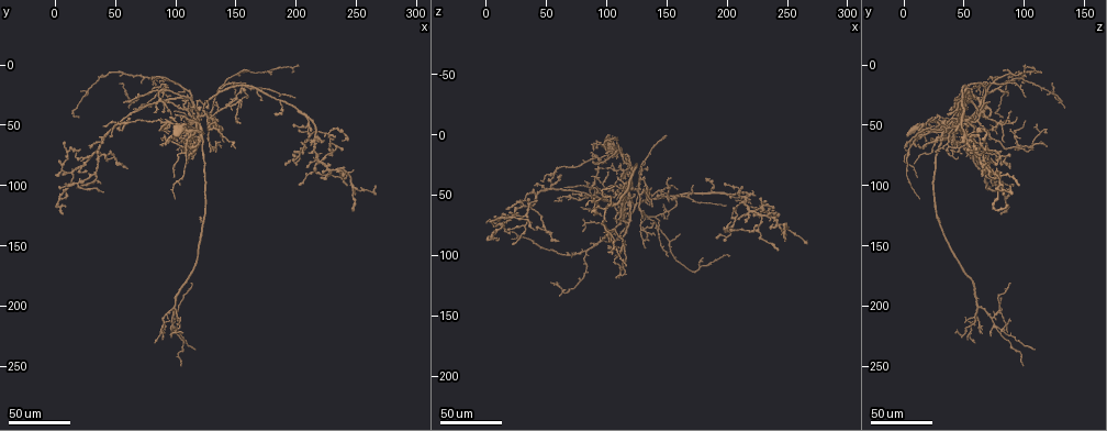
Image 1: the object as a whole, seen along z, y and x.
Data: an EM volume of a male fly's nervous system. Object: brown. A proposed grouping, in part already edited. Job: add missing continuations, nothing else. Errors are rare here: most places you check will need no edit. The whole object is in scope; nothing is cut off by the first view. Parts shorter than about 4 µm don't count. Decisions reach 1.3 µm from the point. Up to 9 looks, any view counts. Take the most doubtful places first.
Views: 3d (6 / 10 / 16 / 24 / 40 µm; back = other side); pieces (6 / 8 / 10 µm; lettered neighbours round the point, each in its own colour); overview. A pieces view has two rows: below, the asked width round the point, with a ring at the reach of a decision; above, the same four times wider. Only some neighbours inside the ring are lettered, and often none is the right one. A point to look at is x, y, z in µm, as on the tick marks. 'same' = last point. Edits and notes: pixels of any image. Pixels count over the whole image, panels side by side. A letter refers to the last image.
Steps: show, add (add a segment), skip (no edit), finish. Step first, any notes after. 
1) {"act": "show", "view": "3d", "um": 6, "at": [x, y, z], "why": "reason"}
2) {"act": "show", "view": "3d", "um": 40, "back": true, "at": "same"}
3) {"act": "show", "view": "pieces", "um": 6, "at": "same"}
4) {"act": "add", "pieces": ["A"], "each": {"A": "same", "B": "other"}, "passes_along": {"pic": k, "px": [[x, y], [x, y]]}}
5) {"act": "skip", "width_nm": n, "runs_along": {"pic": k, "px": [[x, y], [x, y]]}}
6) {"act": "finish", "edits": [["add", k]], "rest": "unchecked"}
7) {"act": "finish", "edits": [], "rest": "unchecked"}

{"act": "show", "view": "3d", "um": 40, "at": [104, 64, 28], "why": "branch stops here"}

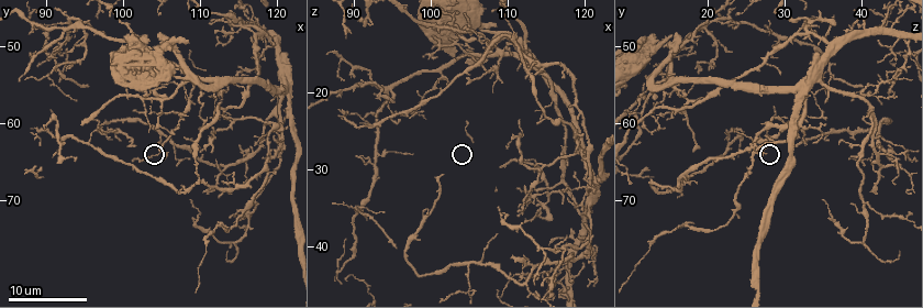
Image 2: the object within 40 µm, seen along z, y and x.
{"act": "show", "view": "pieces", "um": 10, "at": [101.5, 63.0, 31.0]}

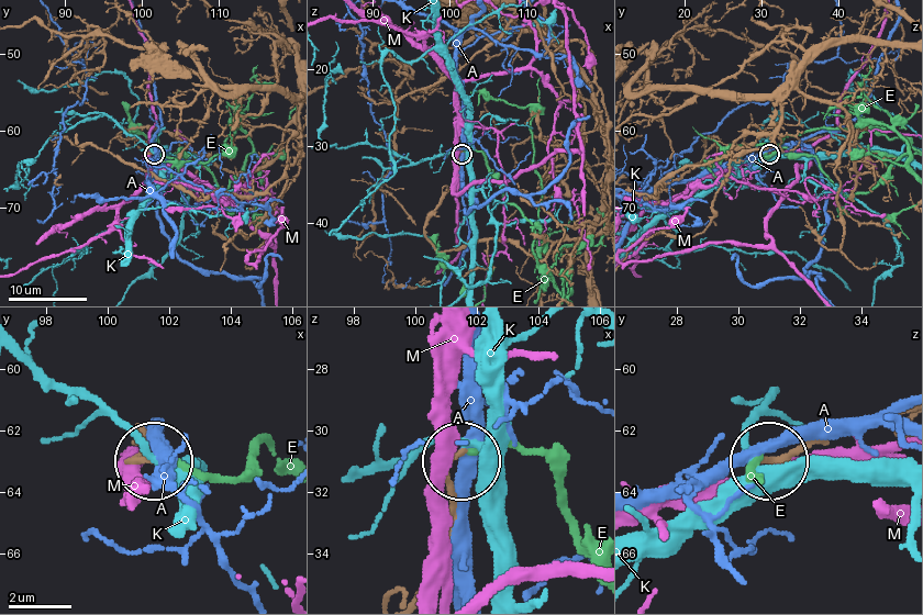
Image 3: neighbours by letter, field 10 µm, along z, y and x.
{"act": "skip", "each": {"A": "other", "E": "other", "K": "other", "M": "other"}, "found": "none of them fits"}

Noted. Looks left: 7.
{"act": "show", "view": "pieces", "um": 10, "at": [108.0, 49.5, 11.5], "why": "an open end"}

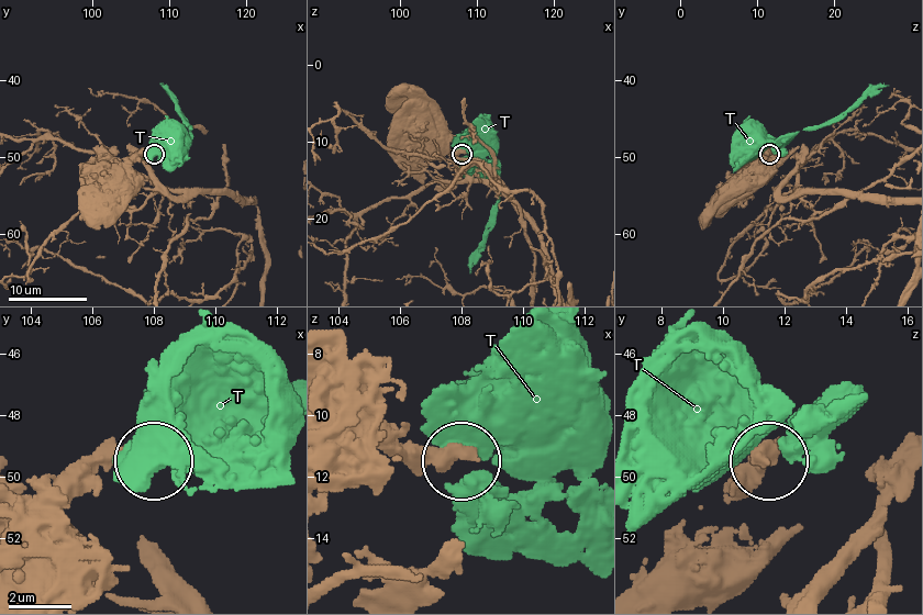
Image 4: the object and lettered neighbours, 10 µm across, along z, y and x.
{"act": "skip", "each": {"T": "other"}, "runs_along": {"pic": 4, "px": [[344, 391], [414, 456], [459, 461]]}, "found": "none of them fits"}

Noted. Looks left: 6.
{"act": "show", "view": "3d", "um": 24, "at": [104, 248, 98], "why": "long arm stops here"}

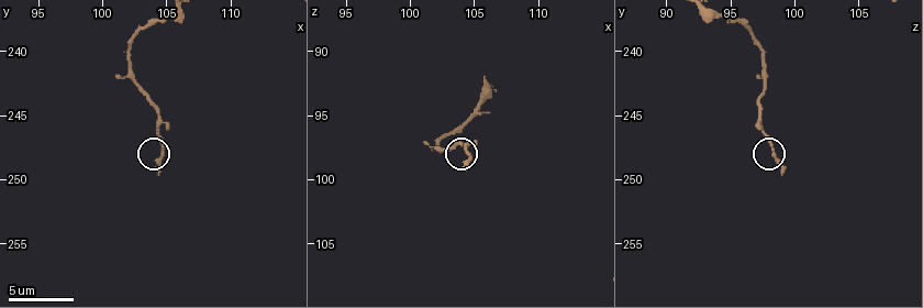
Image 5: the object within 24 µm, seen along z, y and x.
{"act": "show", "view": "3d", "um": 6, "at": [104.4, 249.4, 99.0]}

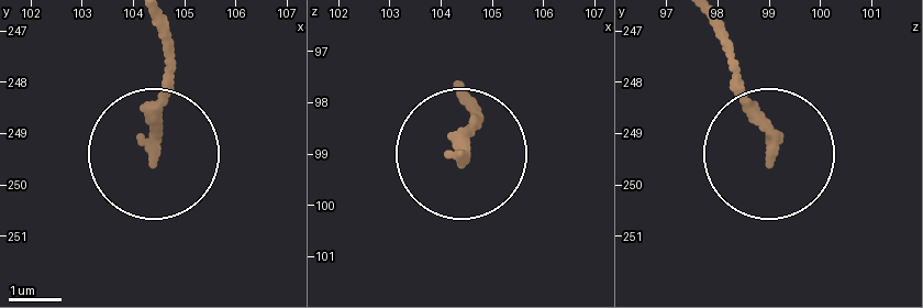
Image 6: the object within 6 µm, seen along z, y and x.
{"act": "show", "view": "pieces", "um": 8, "at": [104.45, 249.50, 99.10]}

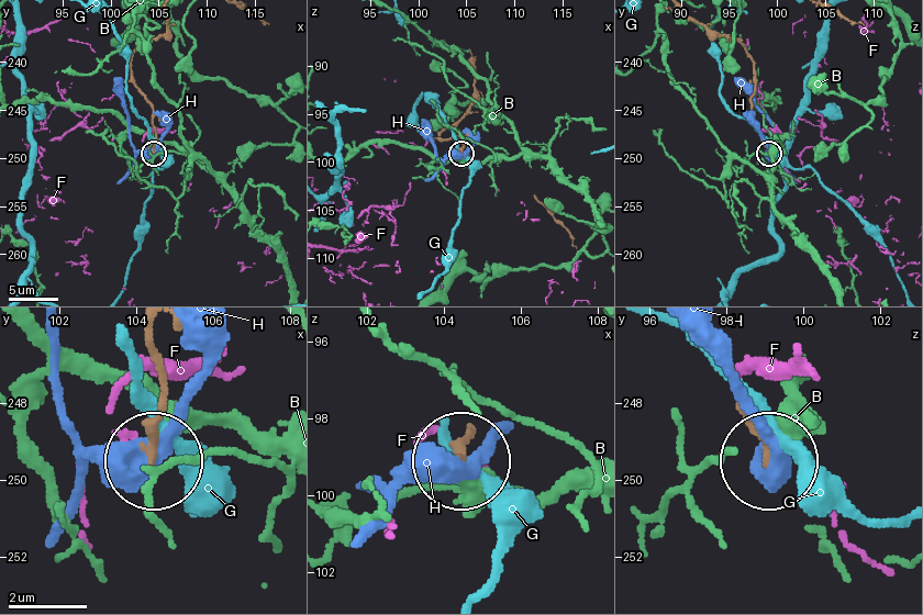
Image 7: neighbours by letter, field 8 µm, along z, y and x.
{"act": "skip", "each": {"B": "other", "F": "other", "G": "other", "H": "other"}, "runs_along": {"pic": 7, "px": [[166, 31], [131, 59], [132, 81], [153, 113], [153, 153]]}, "found": "no lettered segment goes on from it"}

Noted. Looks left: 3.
{"act": "show", "view": "3d", "um": 40, "at": [128, 62, 32], "why": "branch stops here"}

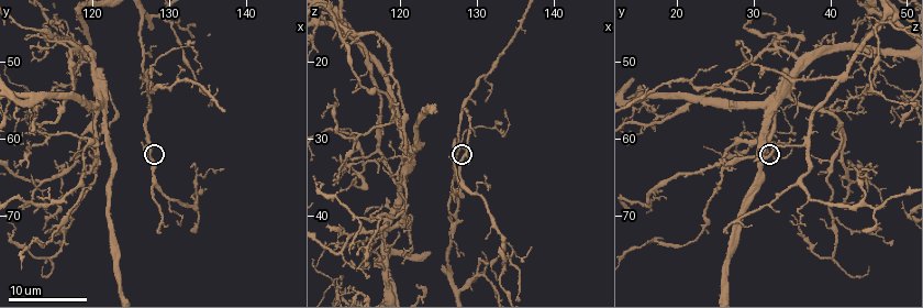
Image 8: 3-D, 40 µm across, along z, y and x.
{"act": "show", "view": "pieces", "um": 8, "at": [127.0, 63.0, 30.0]}

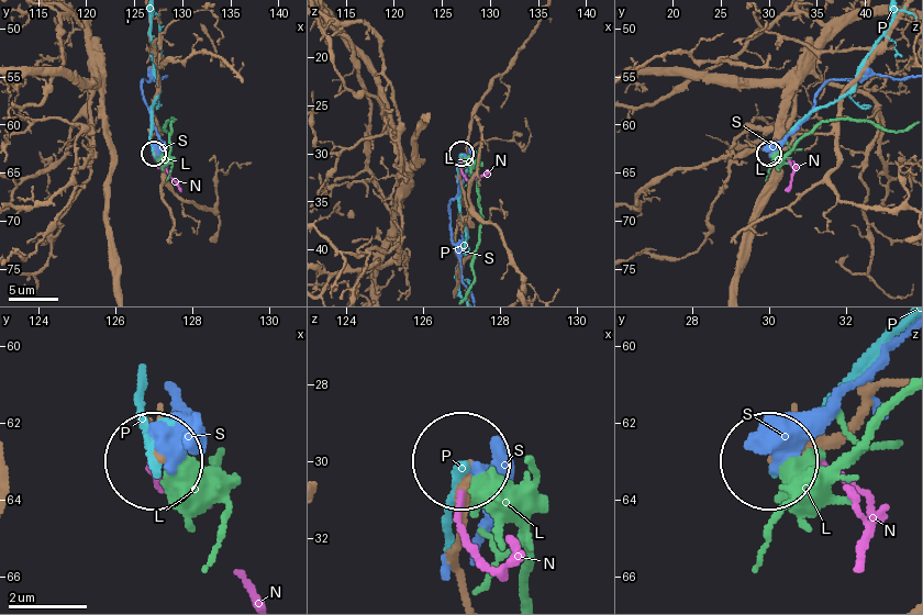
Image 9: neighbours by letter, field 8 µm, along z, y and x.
{"act": "skip", "each": {"L": "other", "N": "other", "P": "other", "S": "other"}, "runs_along": {"pic": 9, "px": [[460, 567], [460, 472]]}, "found": "none of them fits"}

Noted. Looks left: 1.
{"act": "finish", "edits": [], "rest": "unchecked"}

